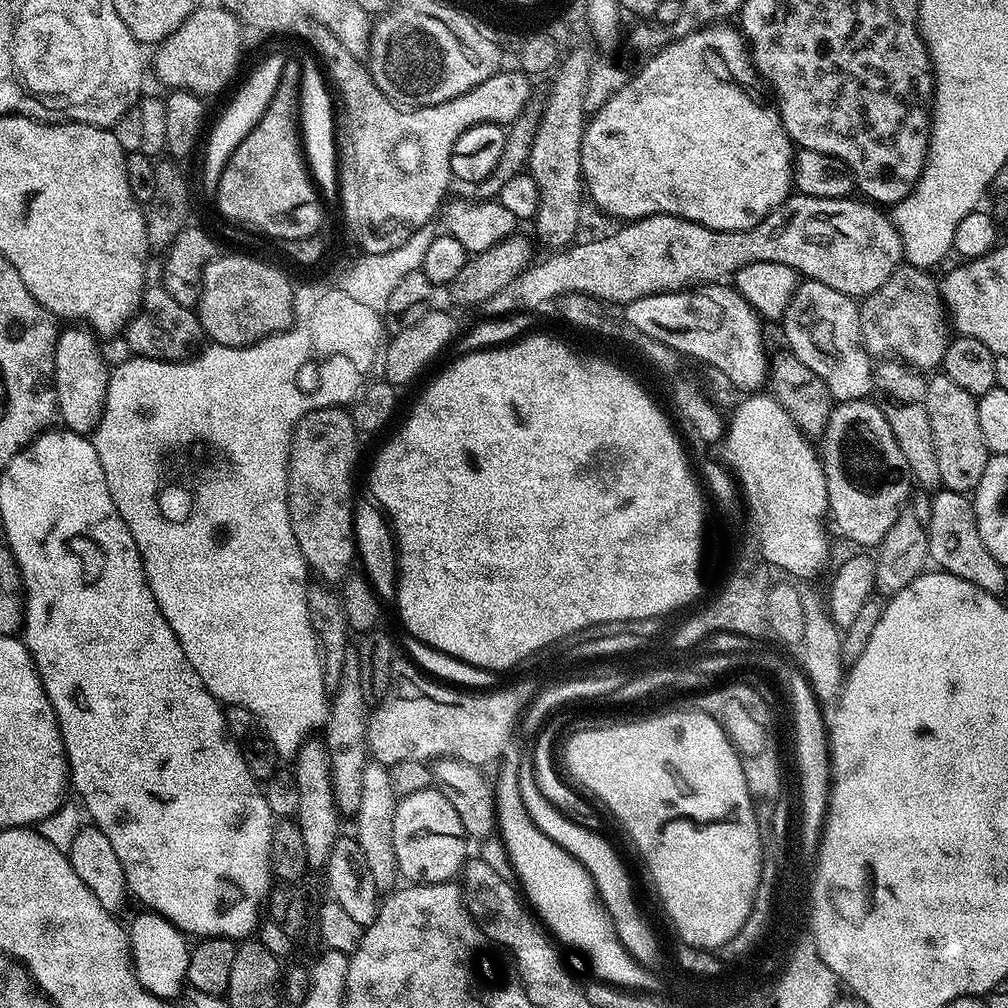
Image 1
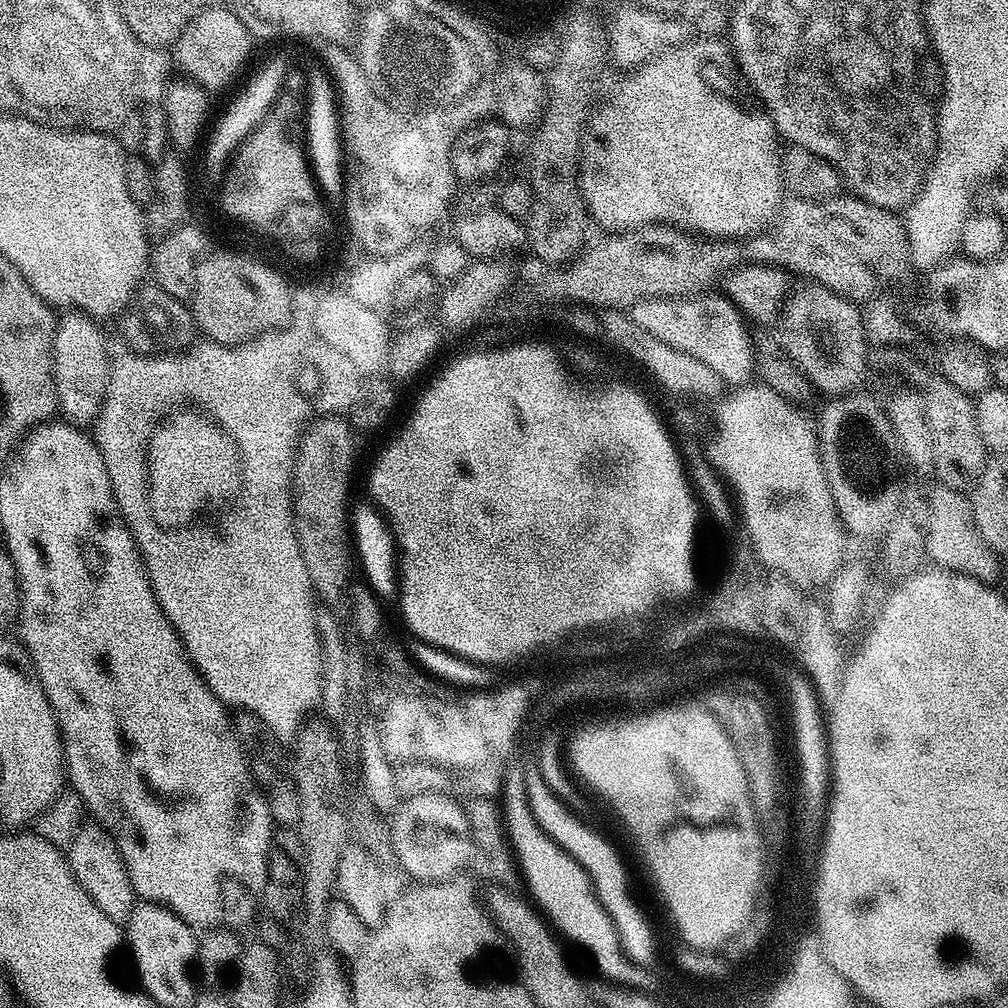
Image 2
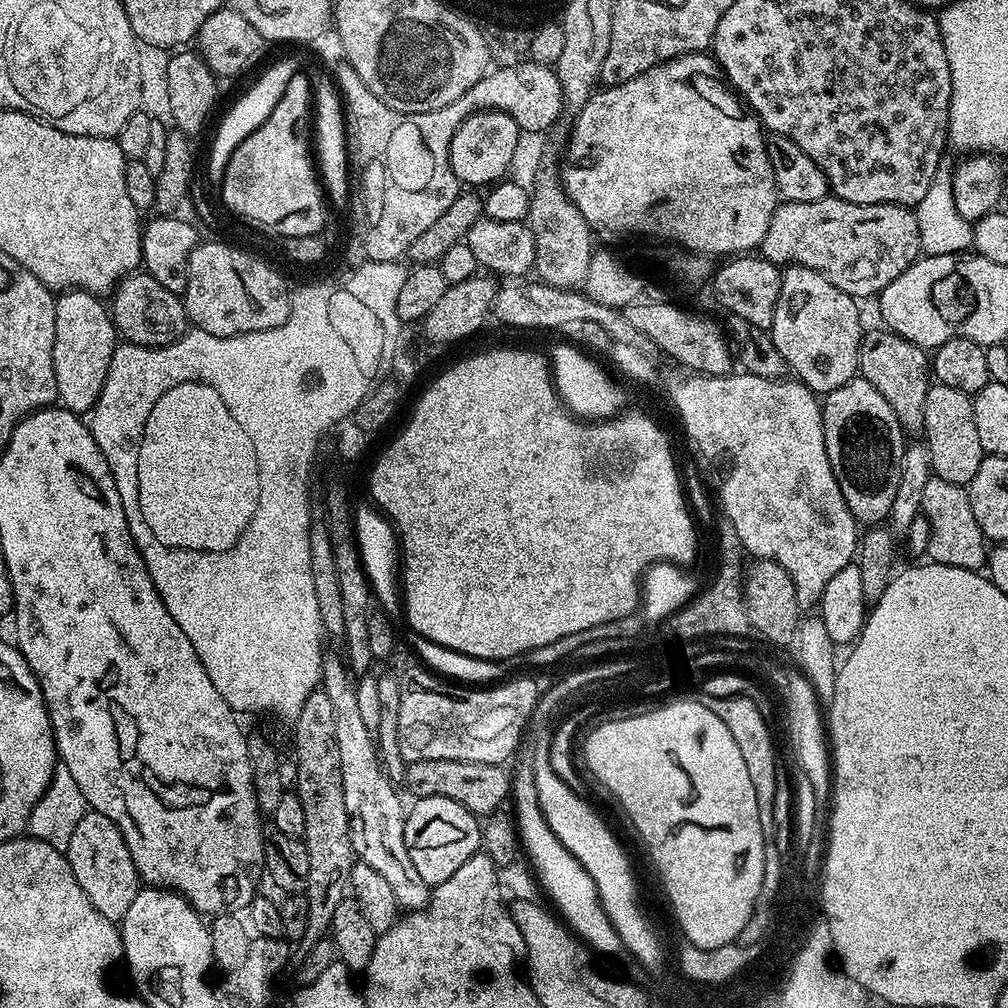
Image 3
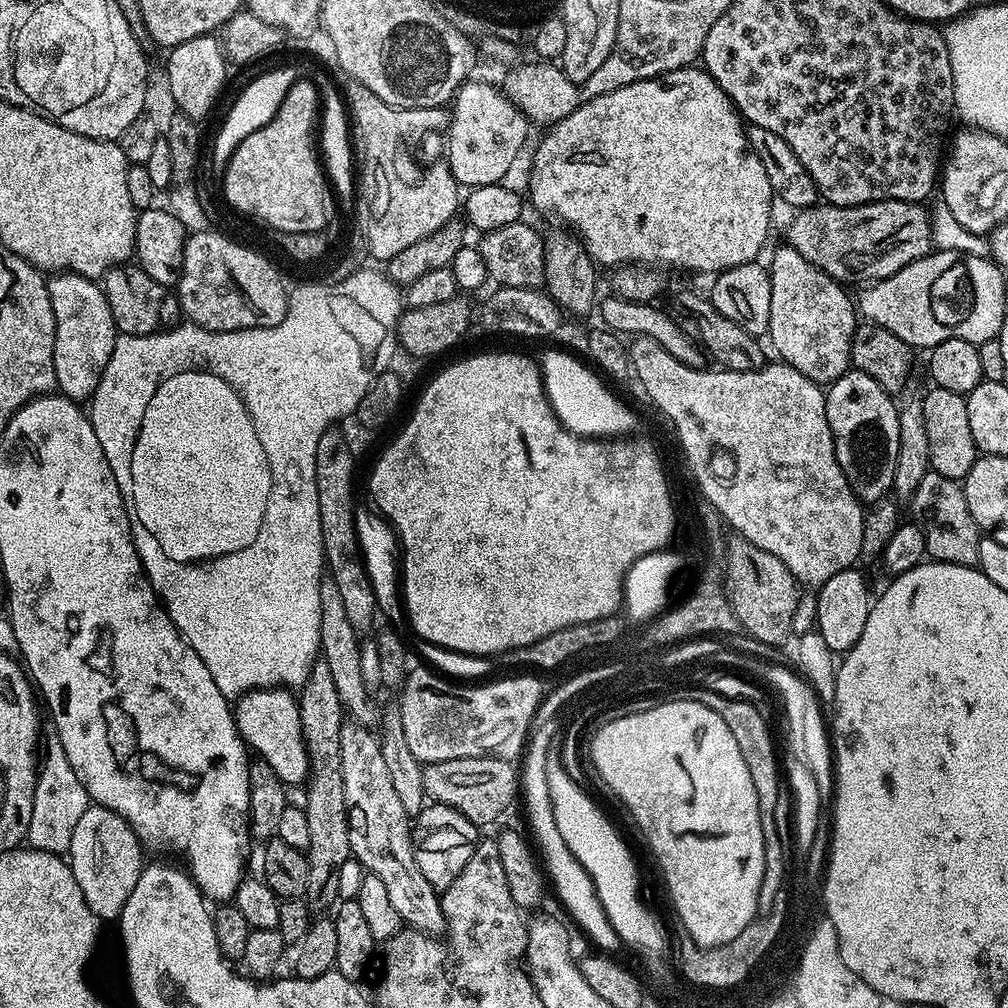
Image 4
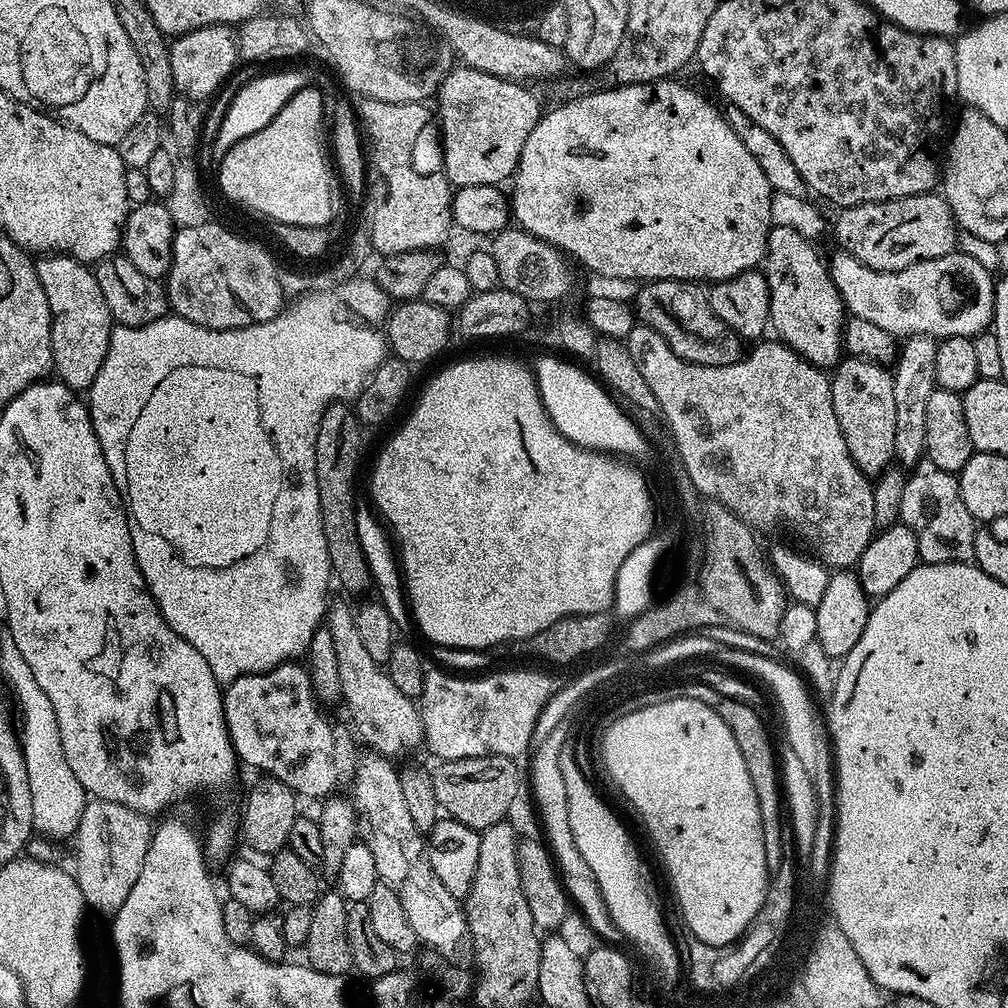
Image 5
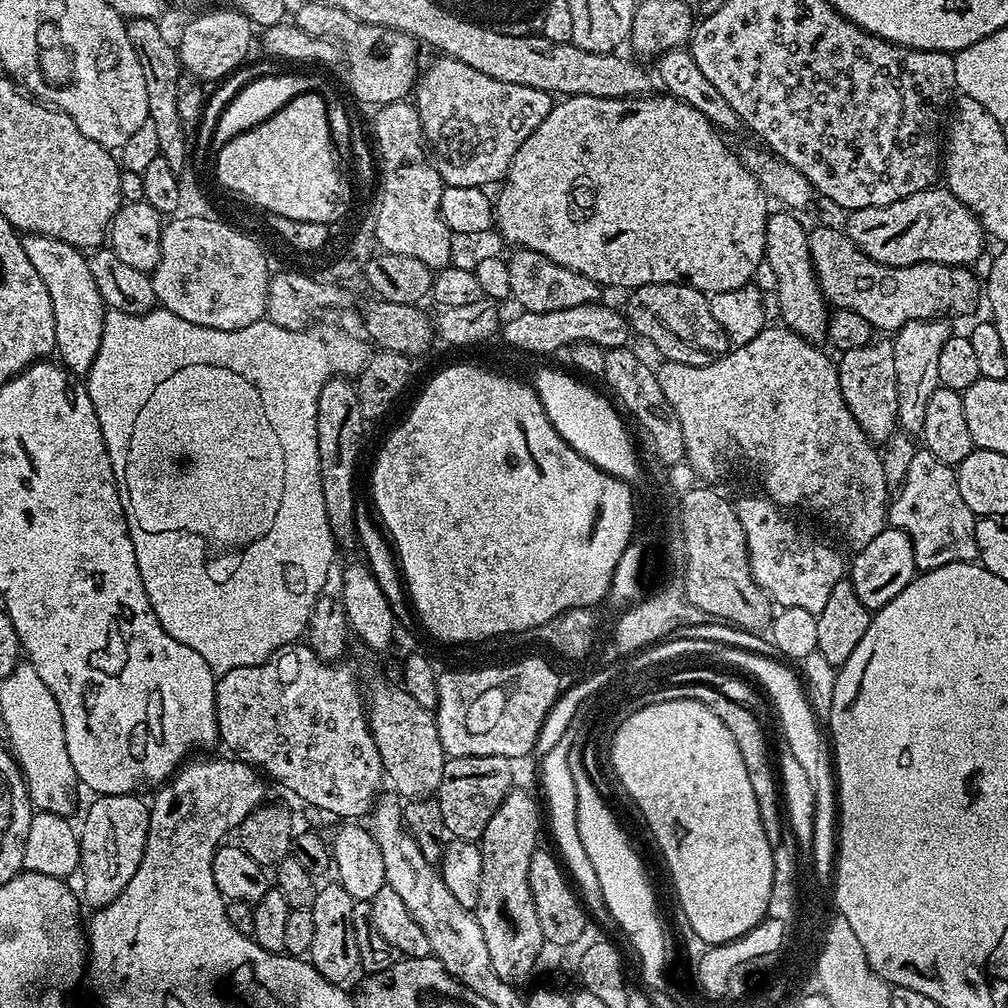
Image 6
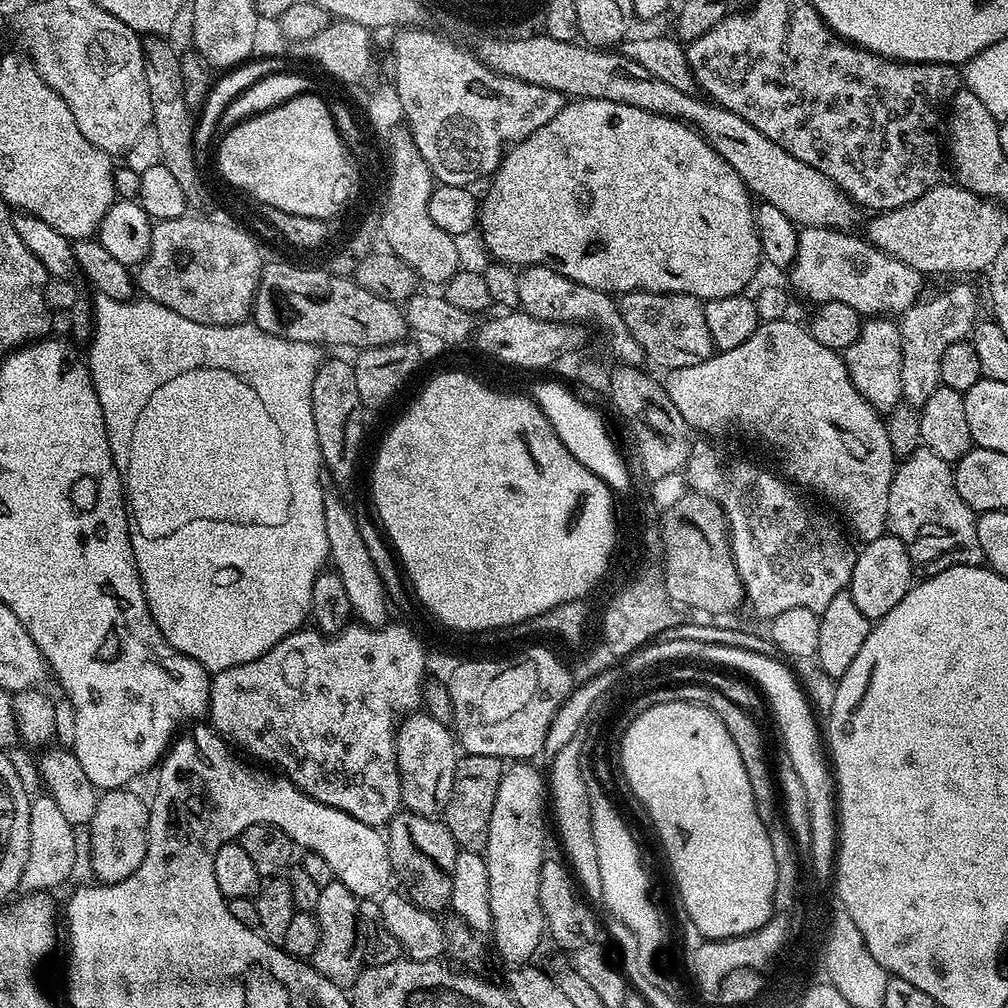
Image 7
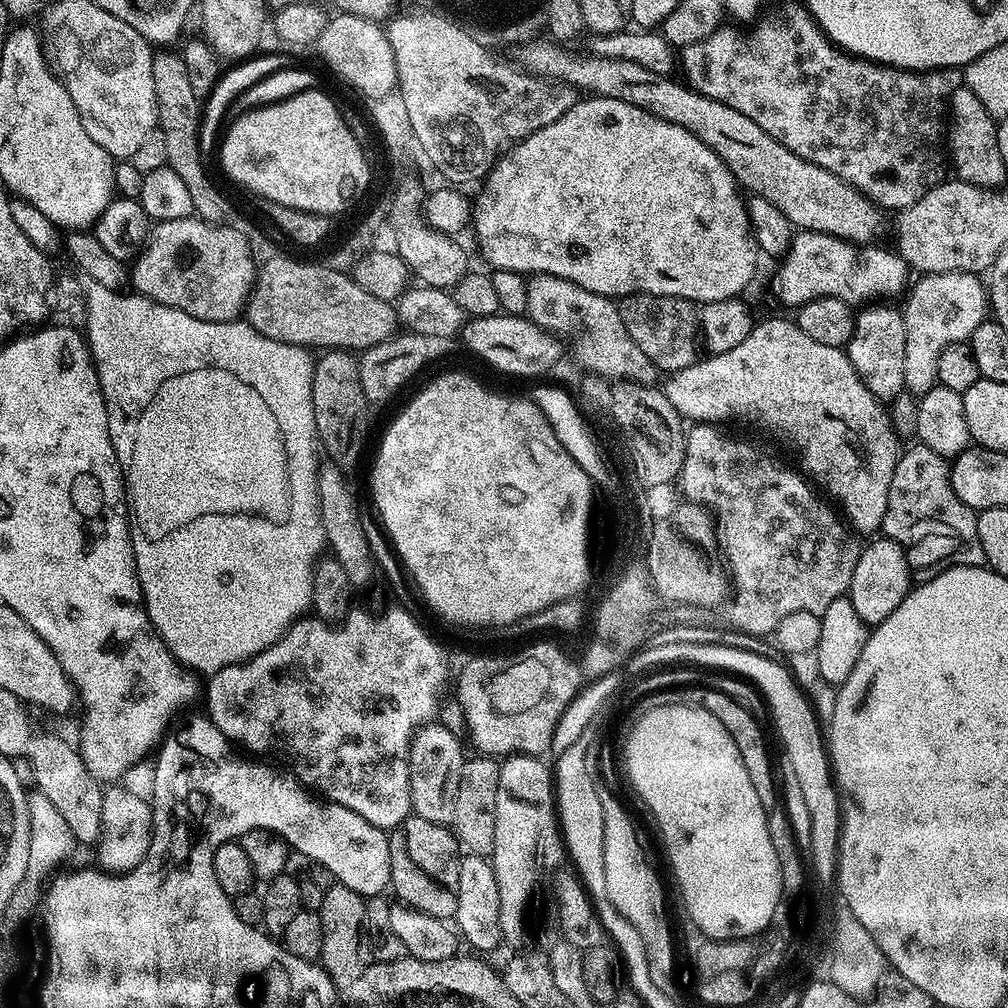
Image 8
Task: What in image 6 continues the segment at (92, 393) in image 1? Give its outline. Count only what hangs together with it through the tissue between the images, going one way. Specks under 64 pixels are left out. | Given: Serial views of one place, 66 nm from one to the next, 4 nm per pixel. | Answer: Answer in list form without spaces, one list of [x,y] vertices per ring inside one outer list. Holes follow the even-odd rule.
[[[29,232],[20,236],[22,250],[30,258],[38,278],[46,285],[50,294],[50,306],[54,306],[54,326],[56,327],[55,355],[73,376],[87,377],[94,358],[98,358],[98,346],[102,346],[102,326],[106,305],[98,286],[94,286],[94,274],[90,274],[88,256],[70,242],[50,238],[46,234]]]

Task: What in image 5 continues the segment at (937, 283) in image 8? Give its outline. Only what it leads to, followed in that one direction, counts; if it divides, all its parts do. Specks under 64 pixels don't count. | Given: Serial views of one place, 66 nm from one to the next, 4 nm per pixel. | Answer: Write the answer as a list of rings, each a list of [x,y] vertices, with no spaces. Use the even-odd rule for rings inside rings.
[[[910,336],[899,345],[894,361],[892,385],[894,386],[894,450],[895,459],[905,469],[911,470],[925,455],[926,402],[936,387],[934,354],[937,341],[931,336]]]

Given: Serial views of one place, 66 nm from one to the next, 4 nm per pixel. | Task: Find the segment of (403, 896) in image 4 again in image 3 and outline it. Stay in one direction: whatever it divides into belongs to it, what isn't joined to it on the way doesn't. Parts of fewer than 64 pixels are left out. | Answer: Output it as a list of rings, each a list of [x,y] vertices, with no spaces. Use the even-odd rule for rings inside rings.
[[[325,653],[321,659],[321,689],[332,703],[340,766],[342,793],[346,812],[349,814],[349,830],[352,851],[363,864],[378,870],[394,892],[397,905],[404,910],[419,911],[427,907],[431,887],[411,861],[405,844],[406,806],[402,804],[397,788],[391,781],[379,758],[373,736],[364,725],[358,707],[355,685],[350,682],[347,665],[336,654]]]

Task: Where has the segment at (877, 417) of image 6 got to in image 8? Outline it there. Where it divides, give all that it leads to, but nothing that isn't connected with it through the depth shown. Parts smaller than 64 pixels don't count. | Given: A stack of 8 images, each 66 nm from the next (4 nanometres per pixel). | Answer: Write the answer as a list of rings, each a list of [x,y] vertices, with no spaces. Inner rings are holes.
[[[882,302],[869,303],[864,306],[869,308],[861,307],[855,313],[856,329],[846,346],[846,351],[856,372],[863,377],[868,387],[883,401],[891,402],[906,388],[906,326],[904,313],[899,307],[891,308],[888,304],[878,303]]]

